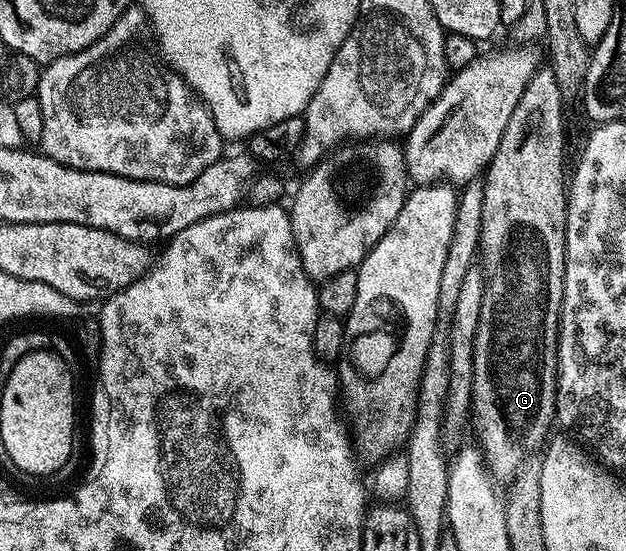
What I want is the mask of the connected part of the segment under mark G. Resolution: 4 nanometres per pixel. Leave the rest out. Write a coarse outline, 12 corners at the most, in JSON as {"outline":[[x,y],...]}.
{"outline":[[527,83],[484,174],[472,414],[494,476],[550,436],[565,105]]}

